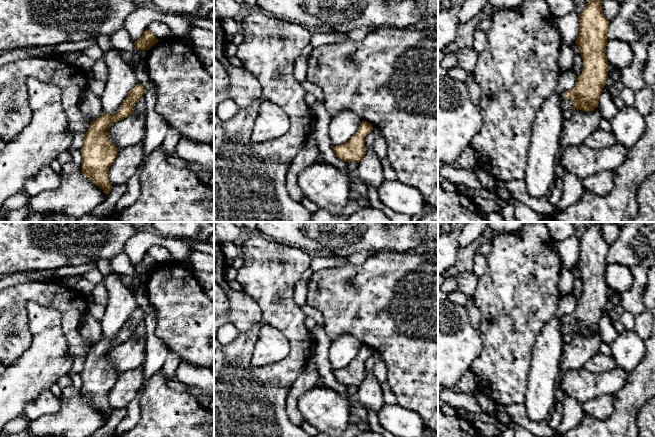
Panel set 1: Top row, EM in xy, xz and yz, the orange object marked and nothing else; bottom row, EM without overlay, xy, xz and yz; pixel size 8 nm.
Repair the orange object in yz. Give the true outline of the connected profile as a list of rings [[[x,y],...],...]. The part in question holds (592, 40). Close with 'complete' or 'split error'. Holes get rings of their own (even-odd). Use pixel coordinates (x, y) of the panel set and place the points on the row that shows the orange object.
[[[588,0],[579,16],[576,44],[583,59],[583,70],[575,87],[562,94],[563,110],[593,111],[608,78],[609,62],[605,54],[609,20],[604,16],[602,0]]]; split error

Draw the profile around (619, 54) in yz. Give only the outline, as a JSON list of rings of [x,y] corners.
[[[618,39],[607,41],[605,54],[609,64],[620,70],[628,67],[634,57],[630,44]]]

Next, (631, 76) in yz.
[[[634,41],[630,46],[634,57],[632,63],[621,72],[621,86],[629,87],[635,92],[646,86],[642,70],[648,57],[648,48],[640,41]]]

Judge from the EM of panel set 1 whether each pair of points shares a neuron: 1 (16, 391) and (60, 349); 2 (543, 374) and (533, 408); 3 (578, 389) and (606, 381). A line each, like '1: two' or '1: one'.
1: one
2: one
3: one

